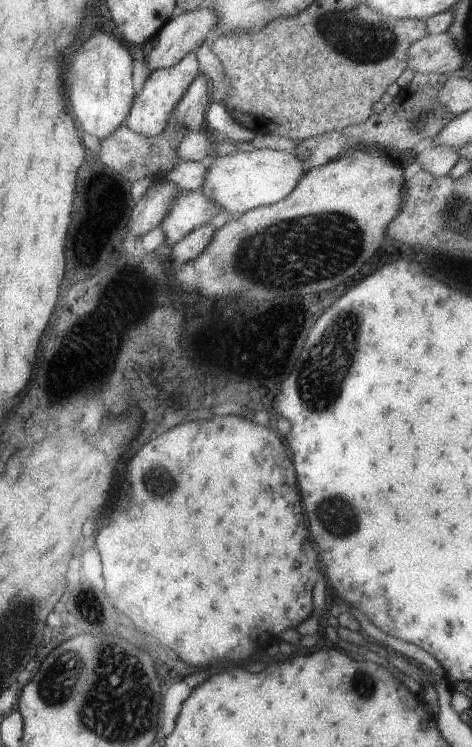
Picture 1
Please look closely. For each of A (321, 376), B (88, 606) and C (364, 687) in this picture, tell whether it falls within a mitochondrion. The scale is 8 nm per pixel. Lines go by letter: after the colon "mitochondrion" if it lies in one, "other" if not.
A: mitochondrion
B: mitochondrion
C: mitochondrion

